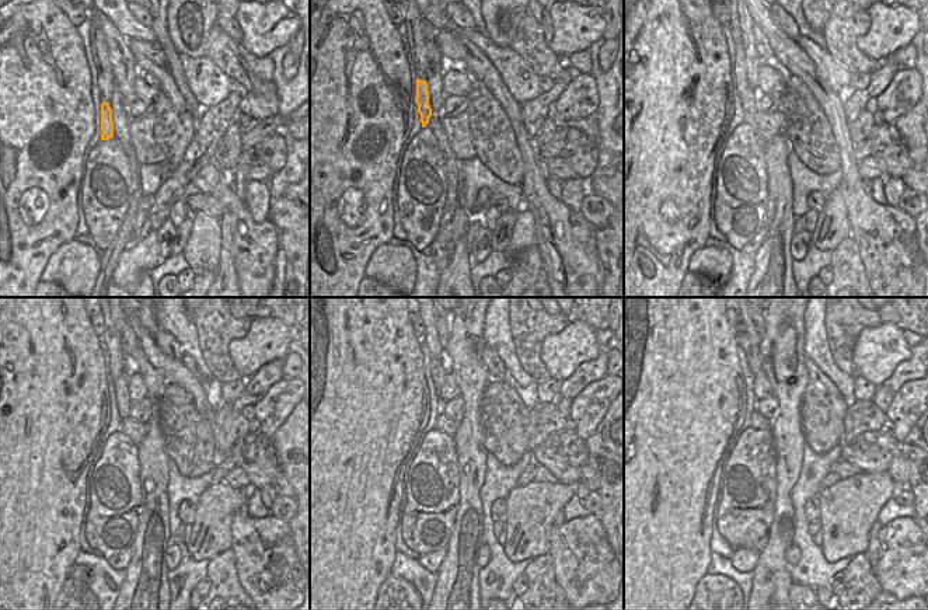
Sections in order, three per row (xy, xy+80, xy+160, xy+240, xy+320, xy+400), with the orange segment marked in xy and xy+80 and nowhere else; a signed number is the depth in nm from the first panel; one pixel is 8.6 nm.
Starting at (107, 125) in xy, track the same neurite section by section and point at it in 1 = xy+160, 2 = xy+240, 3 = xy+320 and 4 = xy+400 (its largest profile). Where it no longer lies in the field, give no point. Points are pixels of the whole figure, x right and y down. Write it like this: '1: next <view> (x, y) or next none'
1: next xy+160 (739, 69)
2: next xy+240 (111, 338)
3: next xy+320 (431, 340)
4: next xy+400 (750, 330)

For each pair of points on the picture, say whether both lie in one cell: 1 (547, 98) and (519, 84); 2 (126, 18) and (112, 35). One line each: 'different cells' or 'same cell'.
1: different cells
2: different cells

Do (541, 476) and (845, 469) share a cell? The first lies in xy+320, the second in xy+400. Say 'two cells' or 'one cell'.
one cell

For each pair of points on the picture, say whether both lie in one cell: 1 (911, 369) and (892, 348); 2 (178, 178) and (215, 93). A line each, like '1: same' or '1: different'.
1: different
2: different

